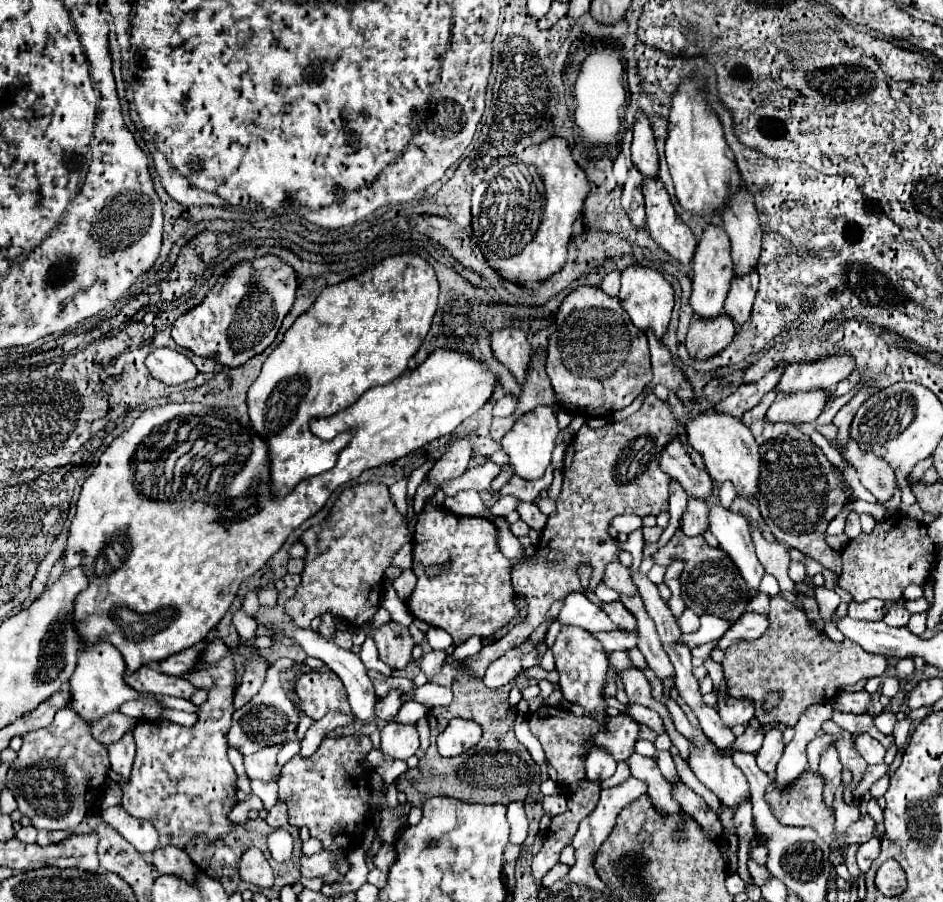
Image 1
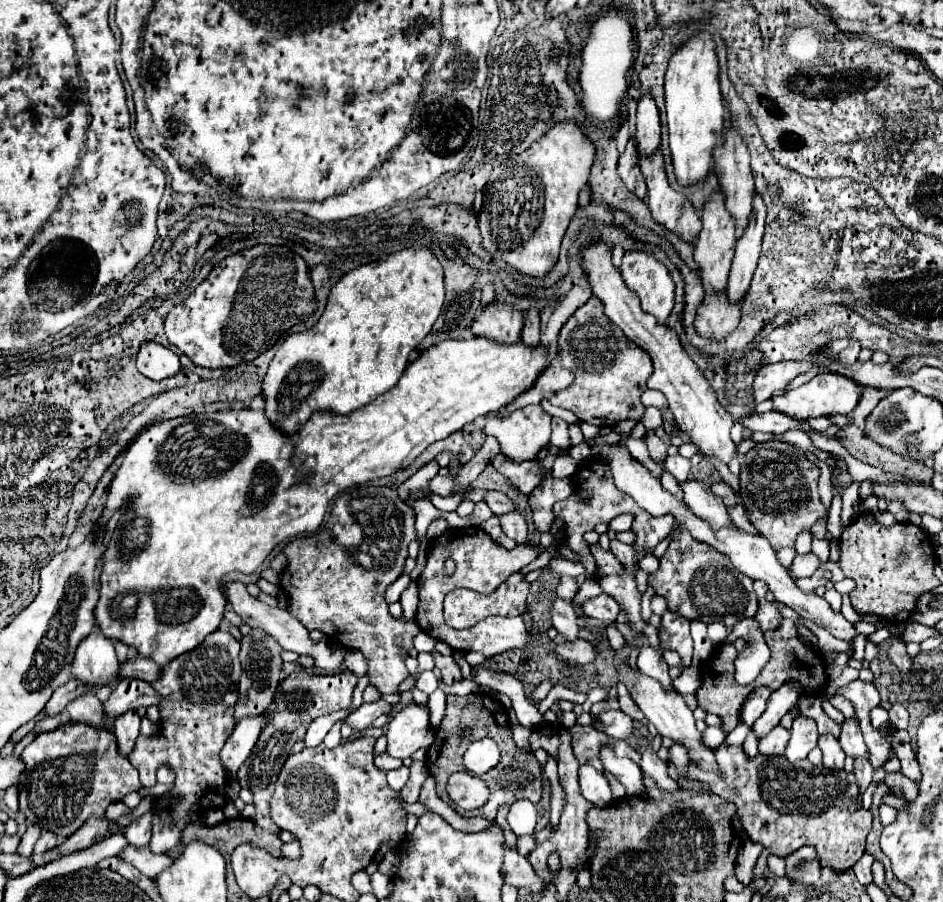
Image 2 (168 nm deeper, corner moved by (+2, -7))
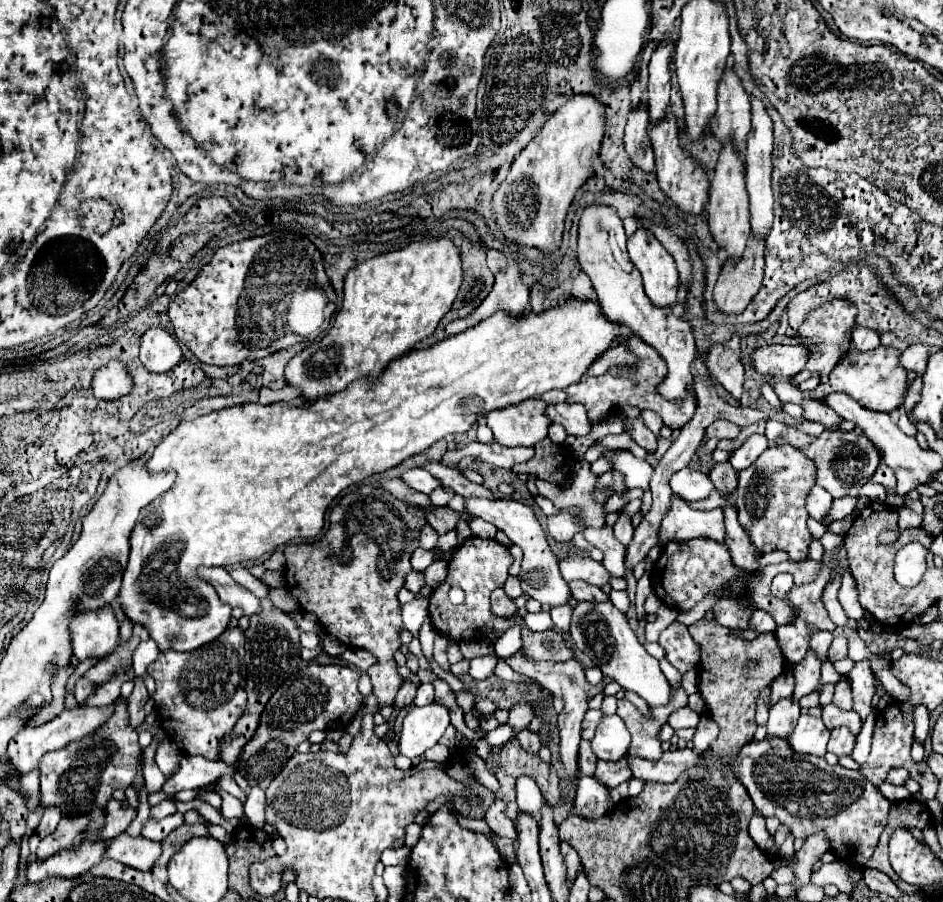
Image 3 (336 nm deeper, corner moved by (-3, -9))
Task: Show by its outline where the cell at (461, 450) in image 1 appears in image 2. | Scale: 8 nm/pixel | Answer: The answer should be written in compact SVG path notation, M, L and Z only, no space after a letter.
M554 360L554 364L550 364L534 382L534 388L526 390L522 396L518 396L512 404L504 406L502 410L496 412L498 418L506 418L510 416L514 410L520 410L522 406L528 406L528 404L540 404L540 400L544 396L550 396L554 394L556 390L562 390L566 388L570 382L572 382L572 372L566 370L566 368L560 368L558 366L558 360Z

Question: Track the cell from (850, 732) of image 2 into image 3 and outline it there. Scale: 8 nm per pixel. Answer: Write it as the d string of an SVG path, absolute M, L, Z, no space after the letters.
M835 704L823 706L821 718L823 718L823 722L825 722L825 726L829 730L833 730L837 726L847 726L853 734L859 734L859 730L861 730L861 718L859 718L859 714L853 712L853 710L841 710Z

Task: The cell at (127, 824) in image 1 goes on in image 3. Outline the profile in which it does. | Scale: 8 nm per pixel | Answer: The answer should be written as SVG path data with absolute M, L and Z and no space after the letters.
M163 800L161 804L157 804L157 806L151 808L151 818L161 820L161 818L165 818L165 816L169 816L169 814L175 814L175 812L177 812L175 802L171 802L171 800Z

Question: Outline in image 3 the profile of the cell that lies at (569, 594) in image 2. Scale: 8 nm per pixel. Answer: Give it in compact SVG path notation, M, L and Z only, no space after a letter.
M567 556L559 562L561 566L561 574L563 578L569 582L569 580L575 580L575 578L581 578L589 584L595 584L595 586L605 586L611 578L611 574L603 568L601 562L595 562L591 556Z

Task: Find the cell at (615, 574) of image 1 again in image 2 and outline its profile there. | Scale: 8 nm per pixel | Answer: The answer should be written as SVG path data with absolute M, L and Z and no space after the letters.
M594 544L594 546L590 546L590 548L592 548L592 554L594 554L594 558L596 558L598 568L600 568L604 574L622 574L624 566L614 558L612 552L602 550L598 544Z

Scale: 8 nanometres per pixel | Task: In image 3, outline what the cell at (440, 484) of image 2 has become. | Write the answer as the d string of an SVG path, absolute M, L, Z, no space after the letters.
M415 468L415 470L403 472L403 474L401 474L401 480L403 480L409 488L413 488L413 490L417 490L417 492L423 492L423 494L431 494L437 486L441 486L439 480L433 478L433 476L431 476L427 470L423 470L423 468Z

